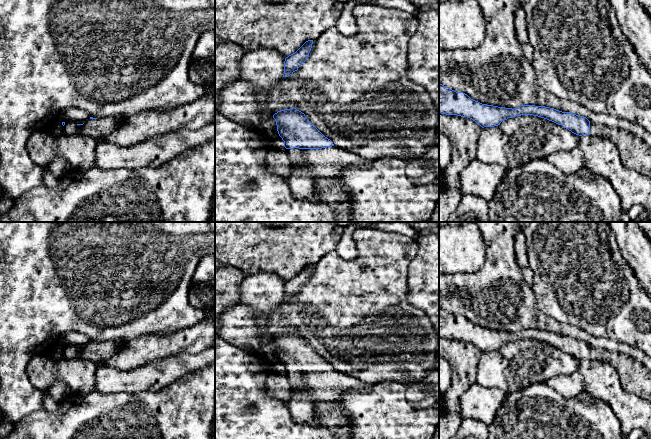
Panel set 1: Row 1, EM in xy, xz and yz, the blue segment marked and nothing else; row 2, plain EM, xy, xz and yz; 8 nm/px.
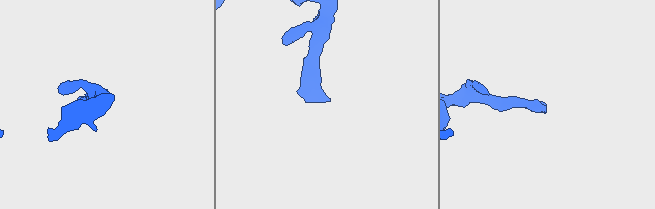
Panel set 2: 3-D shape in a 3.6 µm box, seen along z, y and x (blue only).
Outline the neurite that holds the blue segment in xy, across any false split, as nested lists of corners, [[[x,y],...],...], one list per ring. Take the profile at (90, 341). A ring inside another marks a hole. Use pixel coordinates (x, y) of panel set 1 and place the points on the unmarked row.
[[[122,341],[93,342],[83,347],[62,346],[63,355],[67,358],[83,358],[93,361],[97,366],[104,366],[109,358],[120,352]]]

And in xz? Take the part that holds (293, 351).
[[[294,331],[278,335],[273,339],[273,342],[276,345],[278,358],[284,365],[284,371],[287,373],[291,387],[300,391],[312,392],[314,416],[318,418],[319,423],[332,432],[334,439],[350,439],[350,423],[340,398],[347,391],[370,390],[374,384],[336,371],[330,363],[308,345],[304,337]]]

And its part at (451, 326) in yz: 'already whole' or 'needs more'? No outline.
needs more

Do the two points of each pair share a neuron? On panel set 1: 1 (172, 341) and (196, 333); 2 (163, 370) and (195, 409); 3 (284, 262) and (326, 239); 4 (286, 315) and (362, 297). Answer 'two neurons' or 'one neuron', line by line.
1: one neuron
2: two neurons
3: one neuron
4: one neuron

